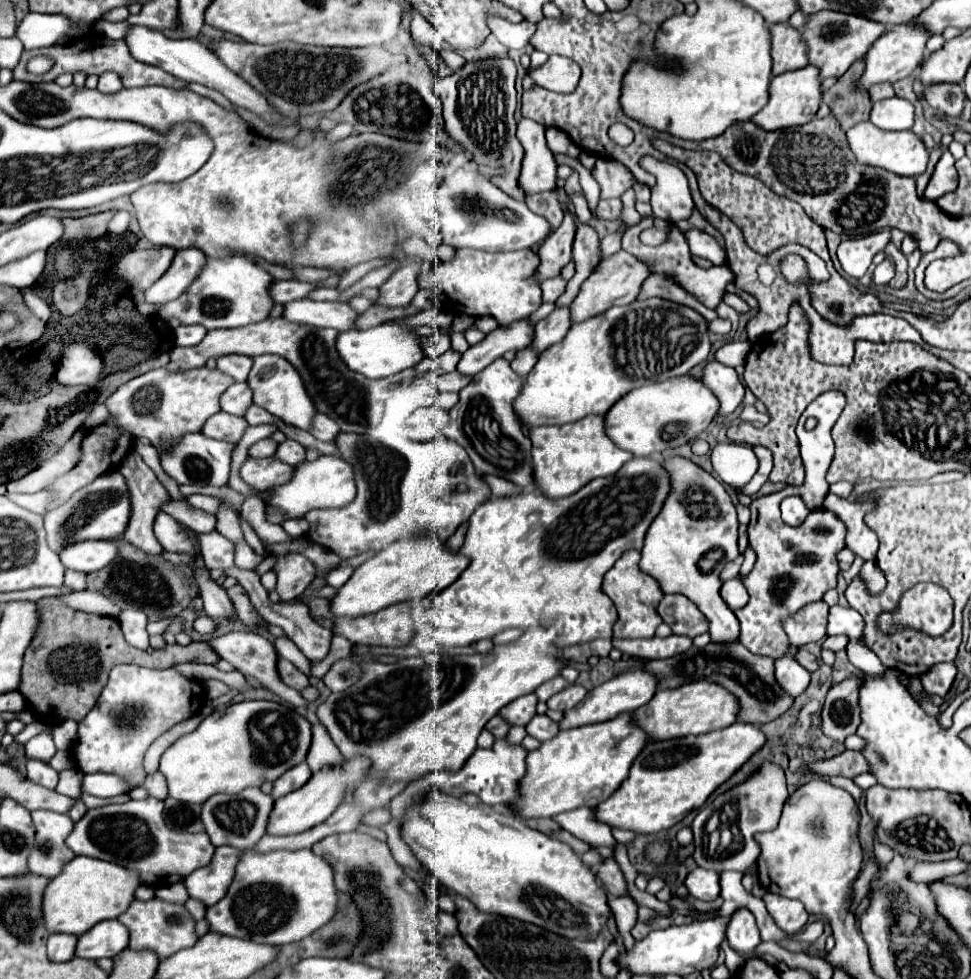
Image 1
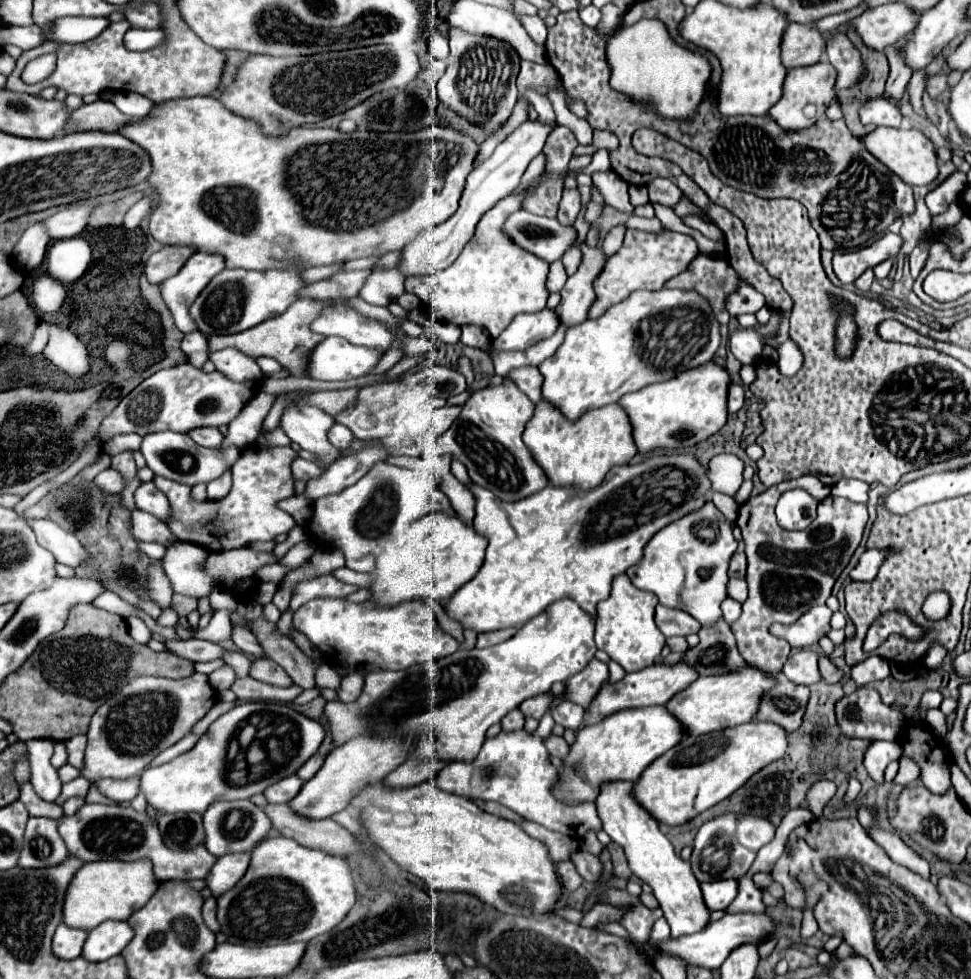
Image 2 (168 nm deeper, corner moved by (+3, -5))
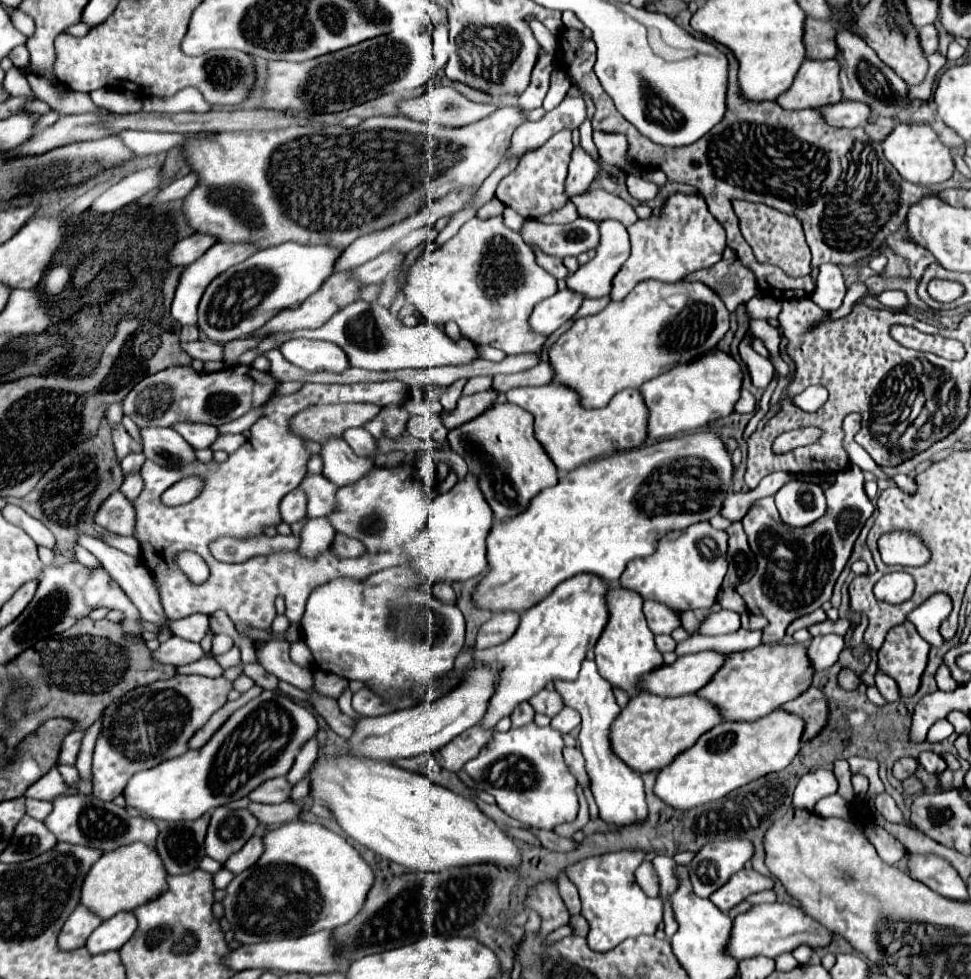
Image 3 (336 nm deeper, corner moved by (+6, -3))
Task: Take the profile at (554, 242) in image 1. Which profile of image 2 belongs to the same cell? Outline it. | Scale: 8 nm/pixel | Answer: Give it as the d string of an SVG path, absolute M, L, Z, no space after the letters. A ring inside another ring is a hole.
M578 188L564 190L564 192L562 192L560 210L558 210L558 222L562 222L564 226L572 226L580 210L582 210L582 202L580 202L580 192L578 192Z

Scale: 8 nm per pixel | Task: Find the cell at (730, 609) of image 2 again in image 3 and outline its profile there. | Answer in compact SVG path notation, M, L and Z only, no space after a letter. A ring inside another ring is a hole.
M719 610L707 616L707 620L701 624L701 632L707 636L713 634L729 634L729 632L737 632L741 626L739 622L739 614L731 612L731 610Z

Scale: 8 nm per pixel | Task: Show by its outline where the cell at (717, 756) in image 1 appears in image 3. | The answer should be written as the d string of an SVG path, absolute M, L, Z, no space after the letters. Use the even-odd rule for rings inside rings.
M775 710L753 722L721 722L707 734L699 736L695 746L675 756L671 764L659 770L655 782L655 796L675 810L697 808L701 804L719 800L731 790L757 780L769 772L783 770L799 752L803 734L803 720L795 714Z

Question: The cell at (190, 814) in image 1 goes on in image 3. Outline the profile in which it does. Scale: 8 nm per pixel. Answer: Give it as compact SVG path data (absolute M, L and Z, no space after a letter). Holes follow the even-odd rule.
M211 814L195 820L171 822L157 838L157 852L167 874L183 874L195 870L201 856L205 856L203 840Z

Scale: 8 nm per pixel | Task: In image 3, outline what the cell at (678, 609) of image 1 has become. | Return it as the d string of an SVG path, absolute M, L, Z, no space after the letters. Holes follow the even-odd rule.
M645 600L643 614L653 634L671 634L681 626L681 614L655 600Z

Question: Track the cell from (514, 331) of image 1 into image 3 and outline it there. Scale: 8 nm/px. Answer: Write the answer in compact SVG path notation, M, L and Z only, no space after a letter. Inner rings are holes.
M567 288L539 302L529 316L531 332L539 332L541 336L553 334L561 324L565 324L579 310L581 302L583 302L583 296L577 296Z

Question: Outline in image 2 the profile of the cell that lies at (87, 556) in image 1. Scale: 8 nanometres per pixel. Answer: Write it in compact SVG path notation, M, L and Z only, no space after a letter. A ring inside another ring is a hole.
M28 518L26 522L34 530L38 544L50 550L58 562L74 568L86 560L86 550L82 550L82 544L78 542L78 538L62 530L56 522L48 518Z

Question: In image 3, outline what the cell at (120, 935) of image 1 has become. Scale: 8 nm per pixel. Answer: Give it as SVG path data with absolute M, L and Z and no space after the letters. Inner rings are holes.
M119 912L91 932L85 948L91 954L119 950L133 936L135 928L137 928L137 920L135 920L133 912Z

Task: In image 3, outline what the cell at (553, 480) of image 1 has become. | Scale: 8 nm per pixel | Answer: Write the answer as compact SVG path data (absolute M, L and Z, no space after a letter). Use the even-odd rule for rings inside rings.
M561 384L519 386L505 392L507 400L525 408L535 418L535 438L547 450L549 458L561 472L575 470L597 456L639 448L647 438L647 408L639 390L623 390L605 408L585 410L577 402L577 394Z

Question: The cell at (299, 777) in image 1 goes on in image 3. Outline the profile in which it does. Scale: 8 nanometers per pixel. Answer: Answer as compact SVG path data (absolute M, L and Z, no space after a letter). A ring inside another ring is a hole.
M285 776L267 780L249 794L253 802L261 802L261 804L281 804L289 800L289 796L291 796L291 784L287 782Z

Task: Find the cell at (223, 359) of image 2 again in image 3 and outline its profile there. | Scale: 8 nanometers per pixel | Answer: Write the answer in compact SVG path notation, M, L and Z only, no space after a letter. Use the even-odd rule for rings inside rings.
M189 342L189 344L181 344L181 348L197 358L197 360L203 360L203 362L209 362L209 360L215 360L215 362L223 362L223 346L221 344L215 344L215 342Z

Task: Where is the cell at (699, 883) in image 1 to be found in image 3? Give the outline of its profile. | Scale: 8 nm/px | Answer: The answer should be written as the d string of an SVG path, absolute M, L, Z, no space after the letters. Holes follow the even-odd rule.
M739 870L737 874L731 876L727 884L723 884L723 888L719 888L719 892L715 892L715 896L709 898L721 912L729 912L749 894L769 888L773 888L773 882L769 878L757 874L755 870Z

